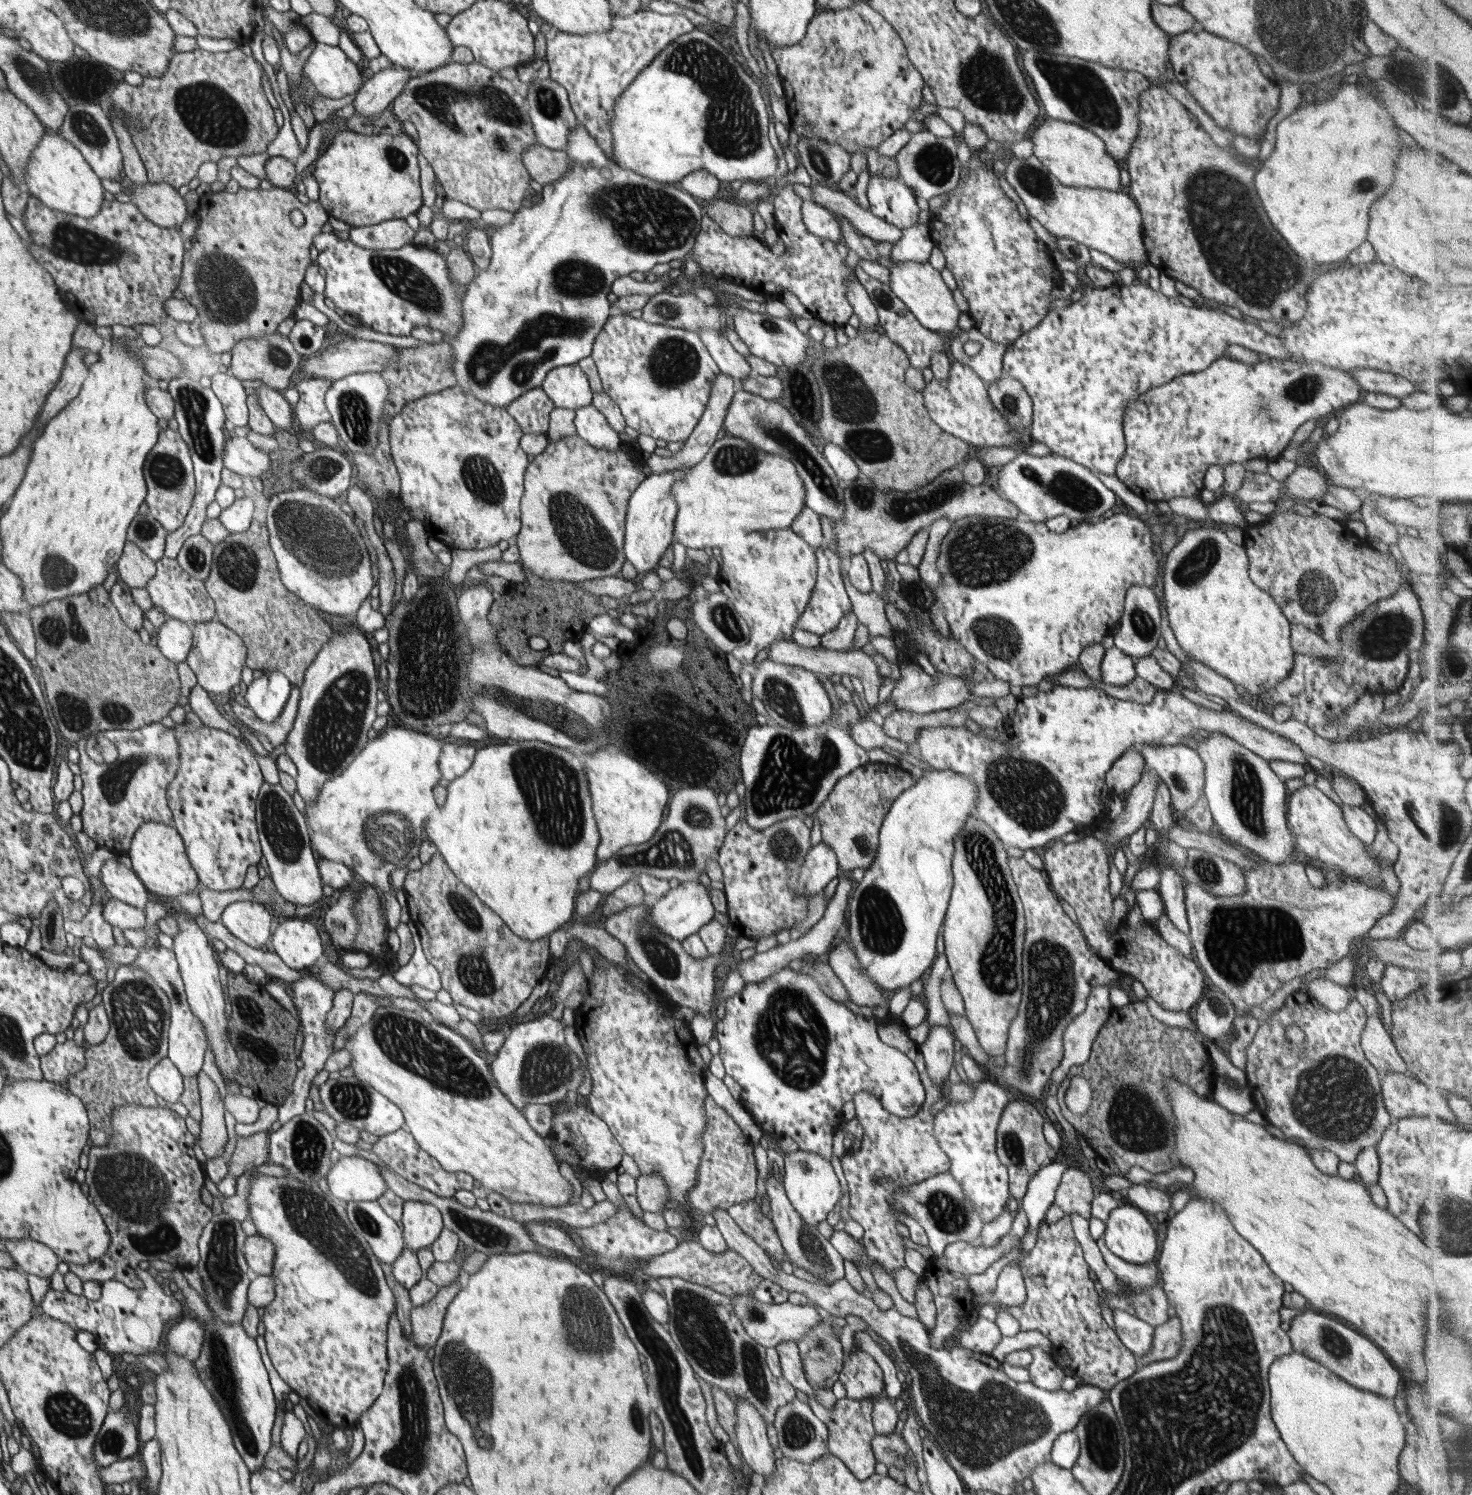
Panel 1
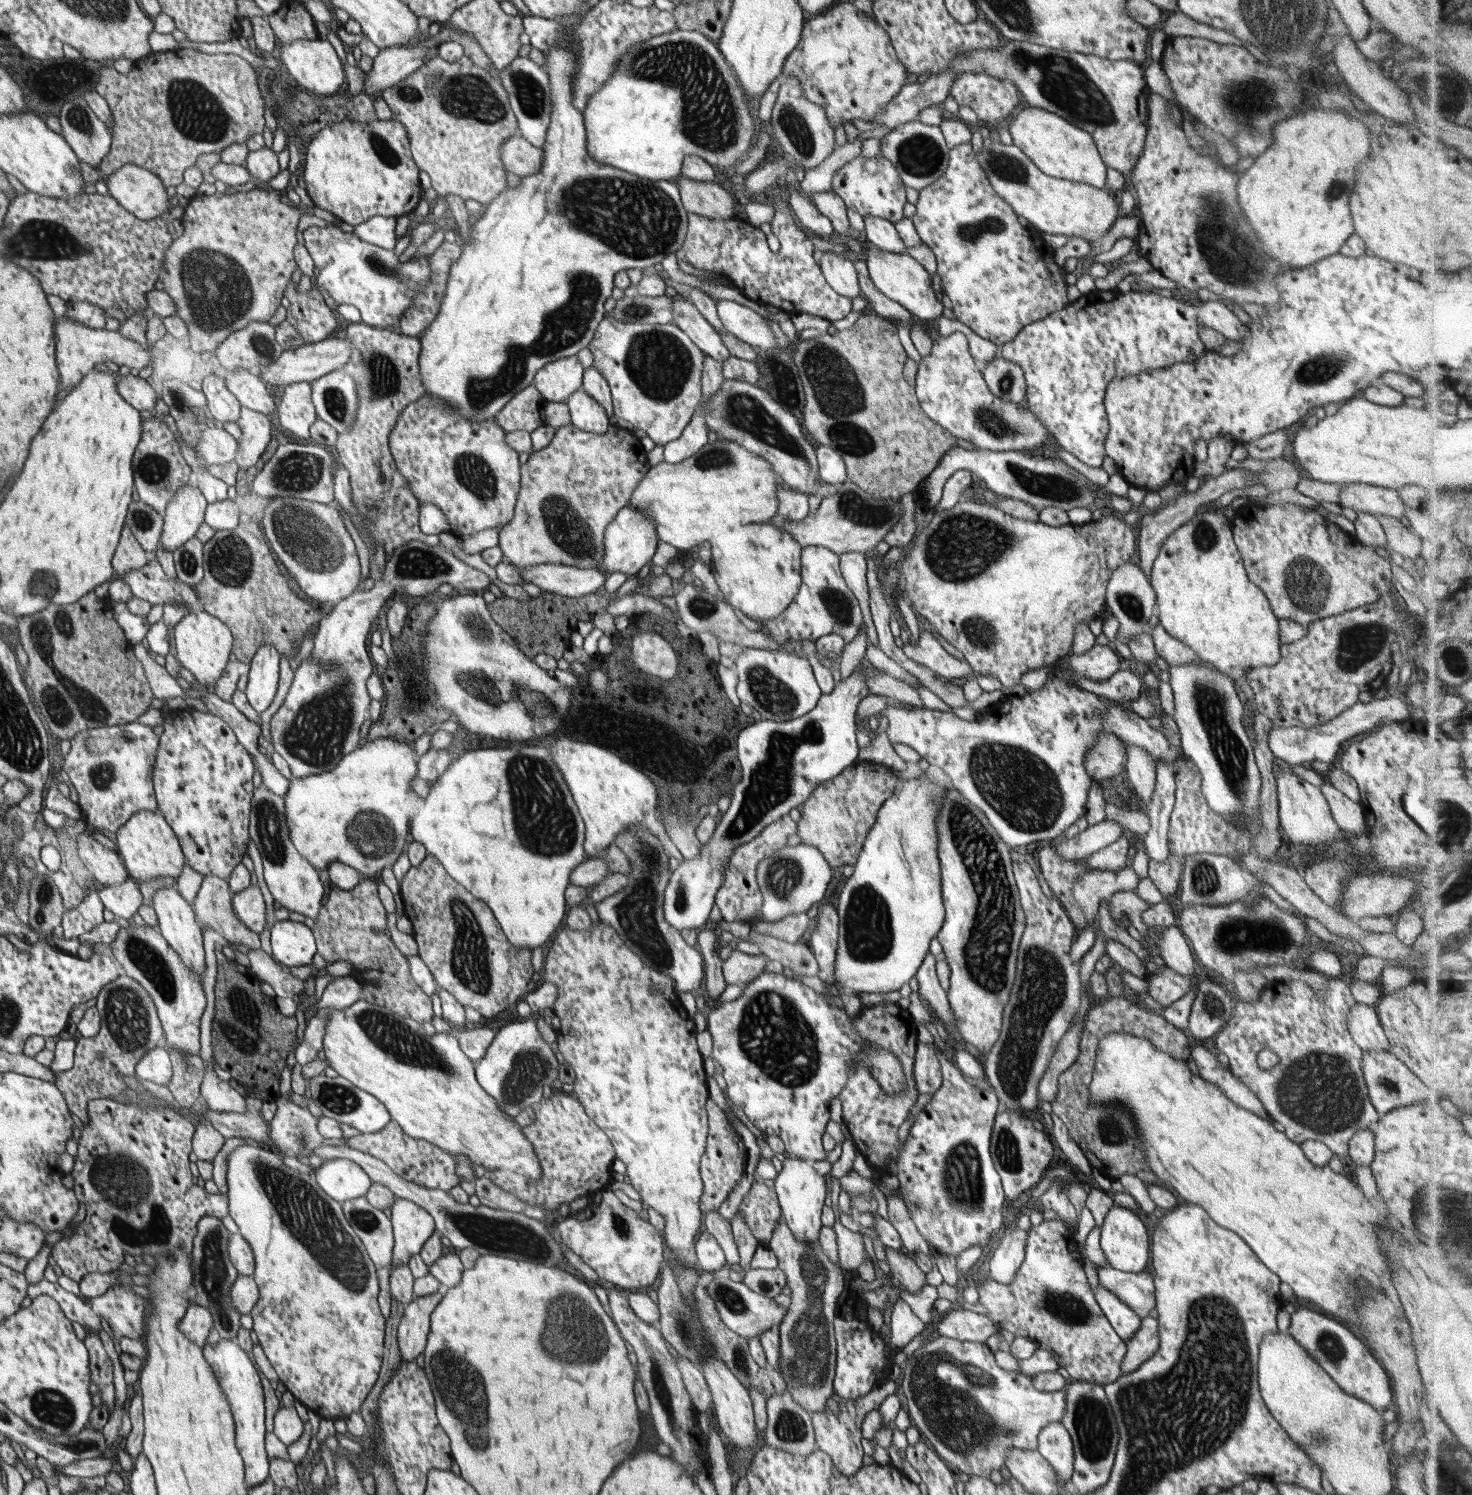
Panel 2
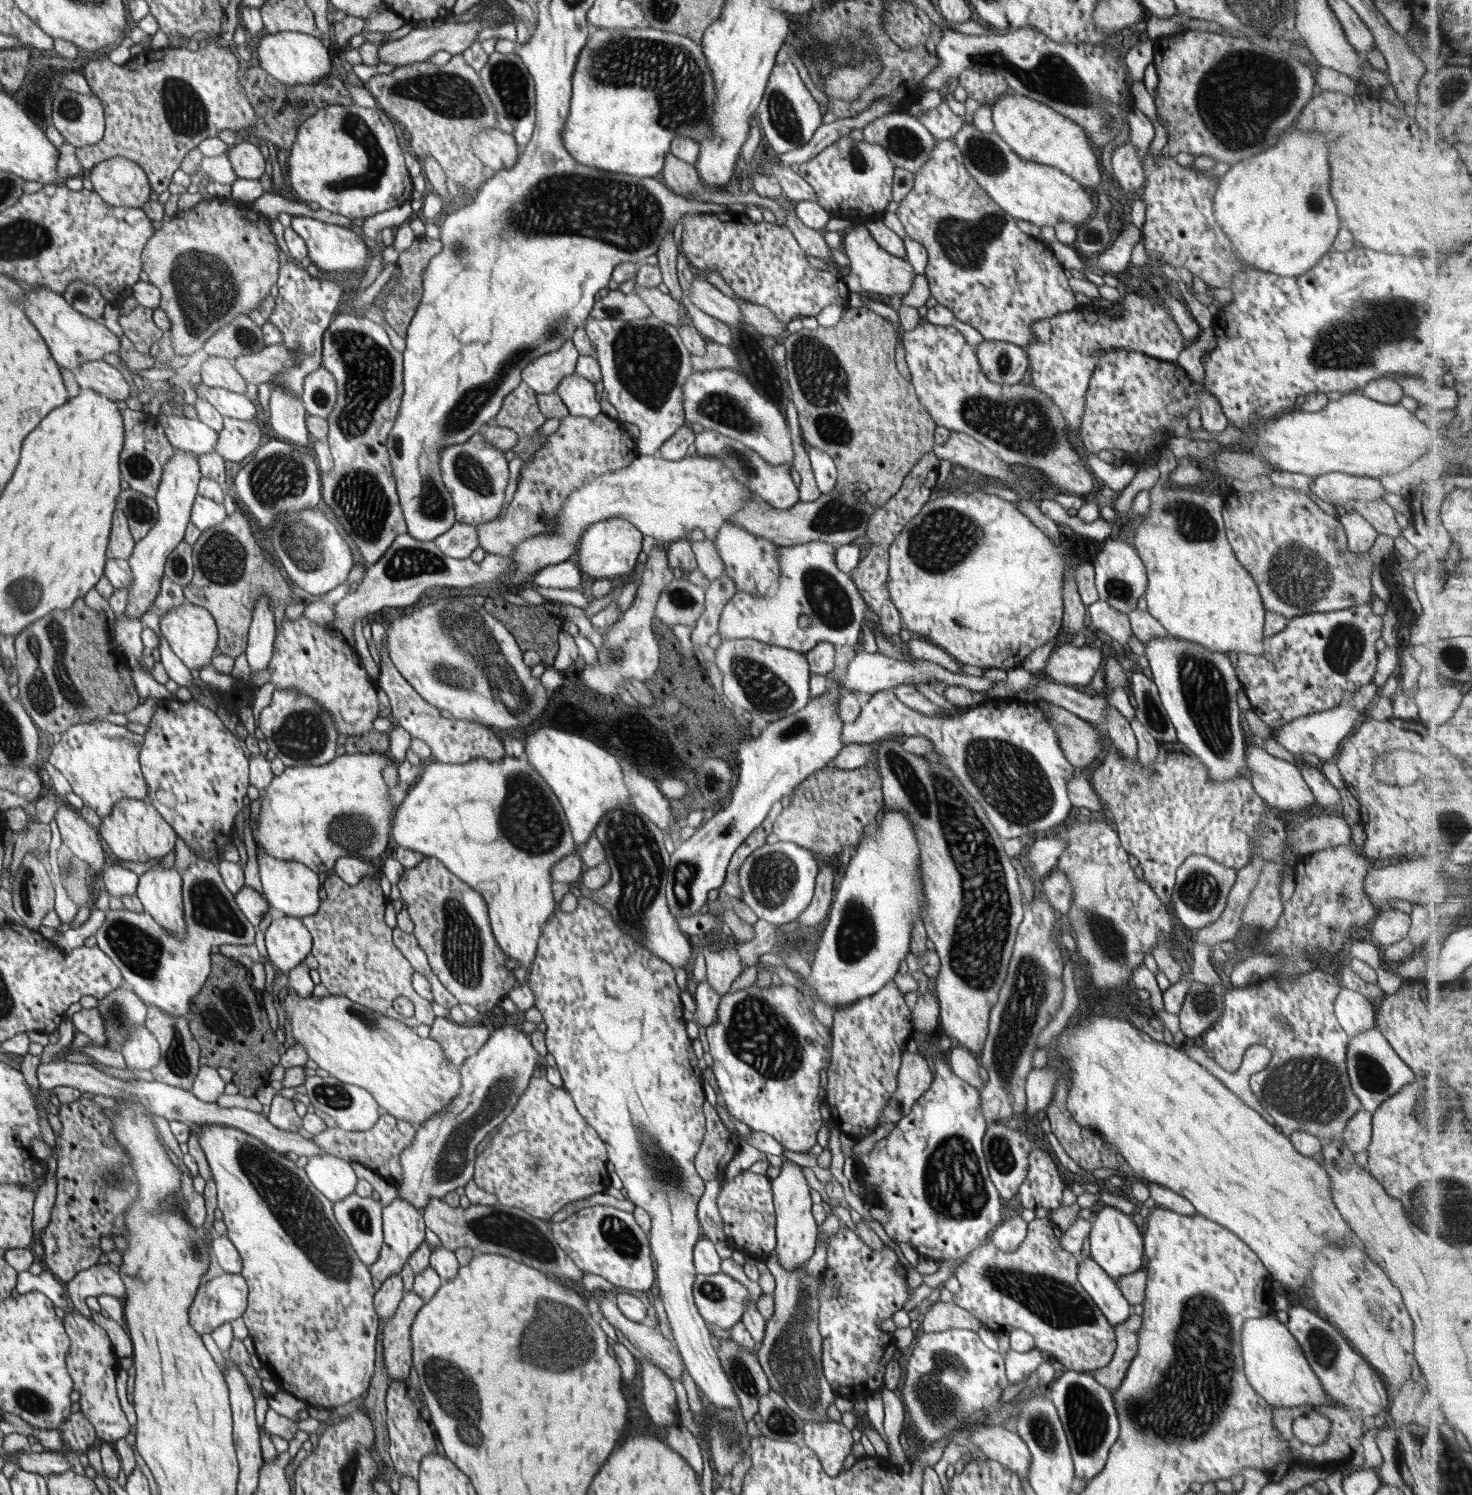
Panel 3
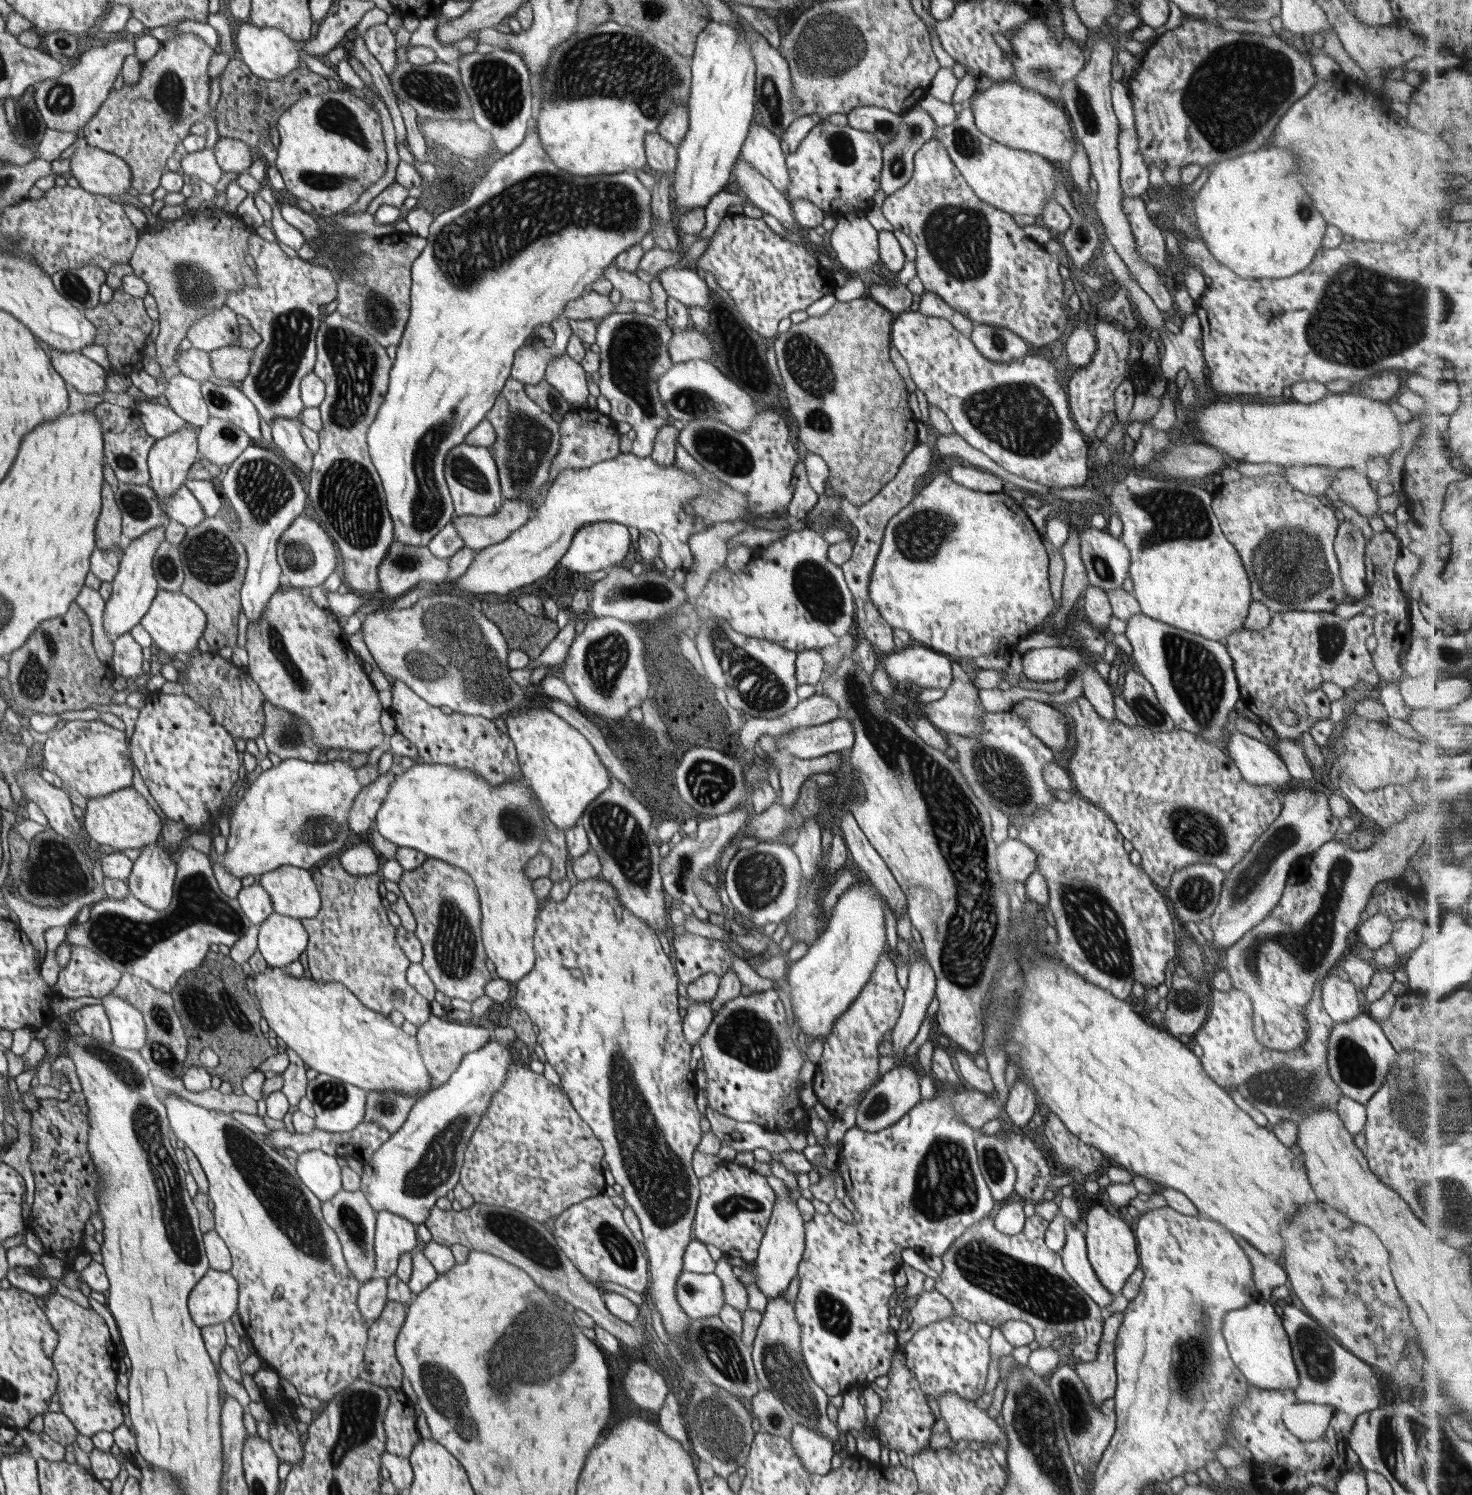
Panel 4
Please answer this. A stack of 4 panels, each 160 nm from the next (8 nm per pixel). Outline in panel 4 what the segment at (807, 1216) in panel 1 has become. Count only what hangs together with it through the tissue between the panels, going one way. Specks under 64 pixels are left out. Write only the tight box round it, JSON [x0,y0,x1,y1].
[751,1175,804,1299]

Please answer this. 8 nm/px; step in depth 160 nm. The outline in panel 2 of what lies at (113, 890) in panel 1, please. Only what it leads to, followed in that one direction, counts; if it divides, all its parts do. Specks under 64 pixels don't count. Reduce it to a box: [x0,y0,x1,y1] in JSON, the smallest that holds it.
[77,831,130,886]

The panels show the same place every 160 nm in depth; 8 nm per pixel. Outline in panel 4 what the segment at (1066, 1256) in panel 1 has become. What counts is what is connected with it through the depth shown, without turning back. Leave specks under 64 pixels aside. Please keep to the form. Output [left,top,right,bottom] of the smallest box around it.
[934,1214,1105,1362]

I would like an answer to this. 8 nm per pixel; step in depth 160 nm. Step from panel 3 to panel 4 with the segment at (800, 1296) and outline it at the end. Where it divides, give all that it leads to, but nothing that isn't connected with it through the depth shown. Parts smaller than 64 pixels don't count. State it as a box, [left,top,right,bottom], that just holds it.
[751,1294,839,1441]

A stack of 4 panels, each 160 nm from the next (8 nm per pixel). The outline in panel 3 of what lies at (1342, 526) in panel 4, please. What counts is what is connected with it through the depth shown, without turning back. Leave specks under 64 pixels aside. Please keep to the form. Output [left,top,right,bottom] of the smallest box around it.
[1338,509,1379,554]

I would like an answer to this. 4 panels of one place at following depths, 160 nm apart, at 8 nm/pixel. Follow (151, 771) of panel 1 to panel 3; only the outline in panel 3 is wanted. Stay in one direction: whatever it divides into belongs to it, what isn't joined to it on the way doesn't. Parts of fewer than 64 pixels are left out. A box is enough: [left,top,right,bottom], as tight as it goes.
[48,718,148,818]

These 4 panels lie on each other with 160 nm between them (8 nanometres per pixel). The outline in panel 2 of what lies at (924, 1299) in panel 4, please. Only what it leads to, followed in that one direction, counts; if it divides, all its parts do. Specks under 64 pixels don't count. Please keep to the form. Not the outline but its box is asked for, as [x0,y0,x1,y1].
[937,1305,1000,1344]

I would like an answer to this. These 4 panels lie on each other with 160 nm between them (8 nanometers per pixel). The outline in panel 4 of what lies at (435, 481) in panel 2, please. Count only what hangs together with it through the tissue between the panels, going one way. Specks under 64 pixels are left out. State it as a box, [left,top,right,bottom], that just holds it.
[445,442,502,516]

